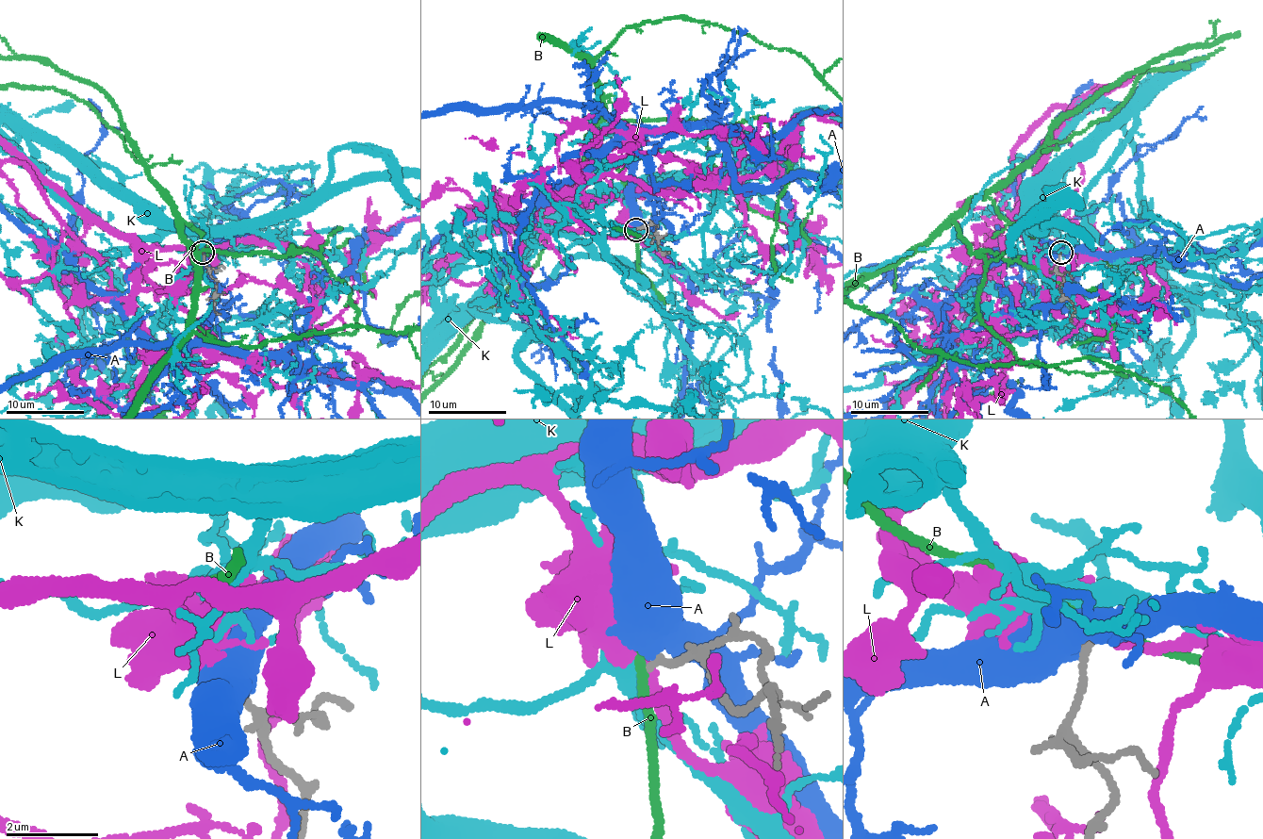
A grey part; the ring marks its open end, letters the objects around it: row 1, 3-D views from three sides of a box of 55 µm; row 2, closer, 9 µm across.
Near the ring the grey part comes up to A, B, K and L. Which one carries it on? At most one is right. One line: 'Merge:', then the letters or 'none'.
Merge: K

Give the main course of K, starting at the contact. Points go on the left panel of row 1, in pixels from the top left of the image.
K: (201, 251), (215, 230), (298, 208), (356, 146), (416, 201)

